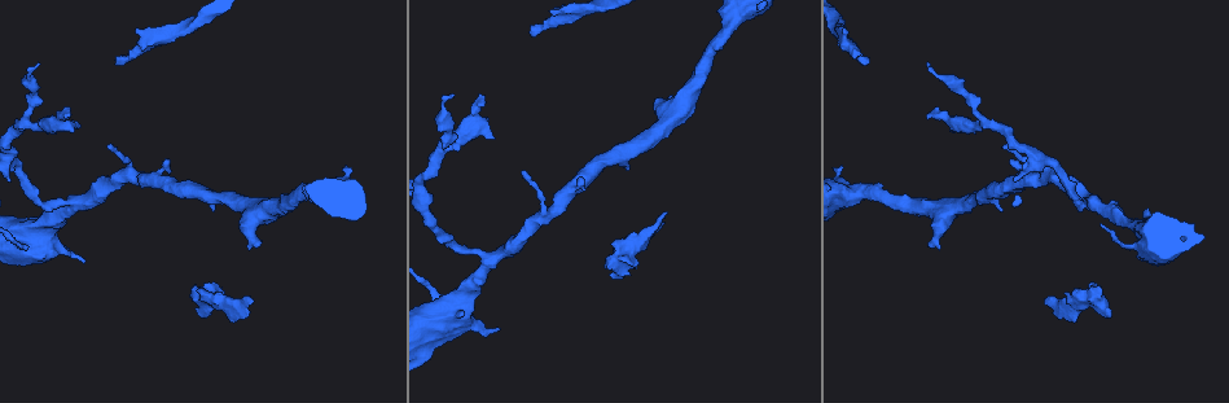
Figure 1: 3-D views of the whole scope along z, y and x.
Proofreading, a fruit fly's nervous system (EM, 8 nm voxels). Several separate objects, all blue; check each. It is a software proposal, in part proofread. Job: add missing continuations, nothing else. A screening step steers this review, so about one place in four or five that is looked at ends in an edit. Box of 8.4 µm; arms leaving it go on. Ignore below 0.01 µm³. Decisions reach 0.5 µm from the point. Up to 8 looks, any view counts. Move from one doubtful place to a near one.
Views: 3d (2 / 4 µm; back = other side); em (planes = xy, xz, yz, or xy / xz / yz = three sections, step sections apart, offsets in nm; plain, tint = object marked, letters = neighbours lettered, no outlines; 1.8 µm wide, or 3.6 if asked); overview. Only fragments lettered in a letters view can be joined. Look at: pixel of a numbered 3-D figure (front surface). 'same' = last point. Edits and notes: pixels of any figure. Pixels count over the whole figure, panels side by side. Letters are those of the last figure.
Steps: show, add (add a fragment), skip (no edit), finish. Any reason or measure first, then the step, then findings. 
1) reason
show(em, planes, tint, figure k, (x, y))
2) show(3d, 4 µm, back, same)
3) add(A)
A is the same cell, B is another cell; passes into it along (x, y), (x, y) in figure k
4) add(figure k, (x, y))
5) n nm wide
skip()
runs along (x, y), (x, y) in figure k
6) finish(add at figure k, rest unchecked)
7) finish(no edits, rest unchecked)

branch stops here
show(3d, 2 µm, figure 1, (608, 267))

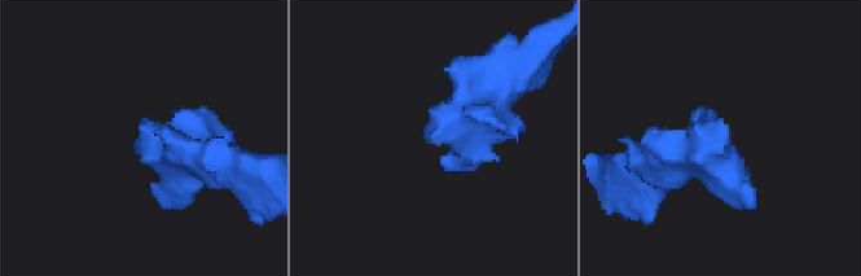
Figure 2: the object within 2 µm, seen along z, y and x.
show(em, planes, letters, figure 2, (722, 123))

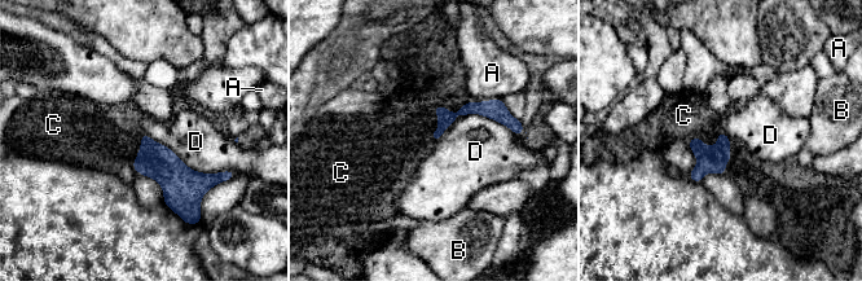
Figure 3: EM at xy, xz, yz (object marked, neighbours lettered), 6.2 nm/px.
add(C)
C is the same cell, A, B and D are other cells; passes into it along (445, 118), (434, 108), (400, 130) in figure 3; it goes on there

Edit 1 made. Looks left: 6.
an open end
show(3d, 2 µm, figure 1, (927, 113))

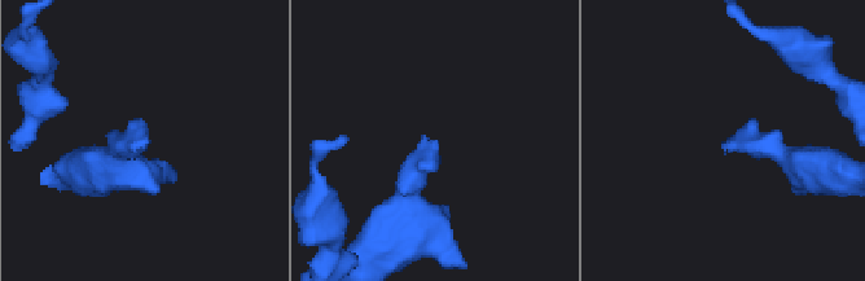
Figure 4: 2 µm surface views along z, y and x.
now the EM
show(em, xy, step 16, letters, figure 4, (429, 139))

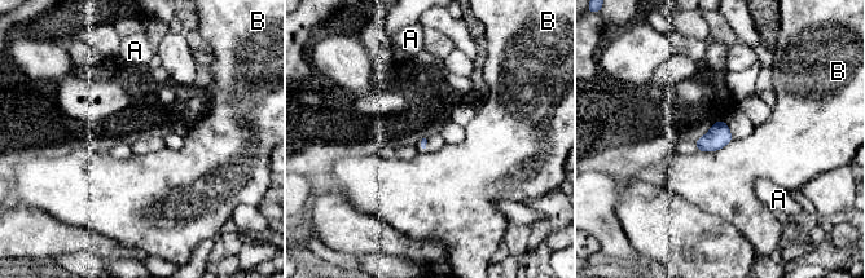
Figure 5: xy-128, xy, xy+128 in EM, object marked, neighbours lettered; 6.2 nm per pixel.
show(em, xz, step 4, letters, same)

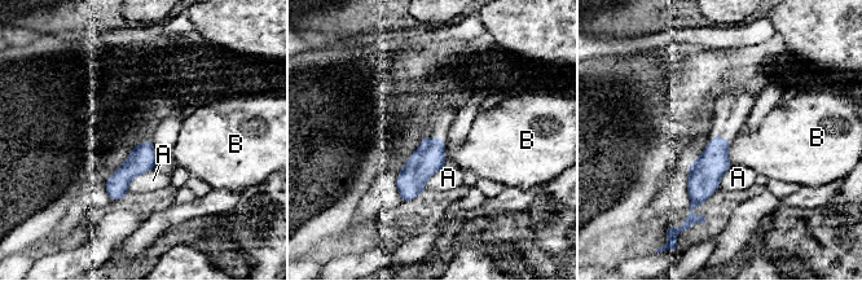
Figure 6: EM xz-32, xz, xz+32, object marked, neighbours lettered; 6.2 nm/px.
A touches over 240 nm
skip()
A and B are other cells; border along (729, 145), (728, 154), (731, 165) in figure 6; no lettered fragment goes on from it

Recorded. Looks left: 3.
side arm on a straight run
show(3d, 2 µm, back, figure 1, (1092, 202))

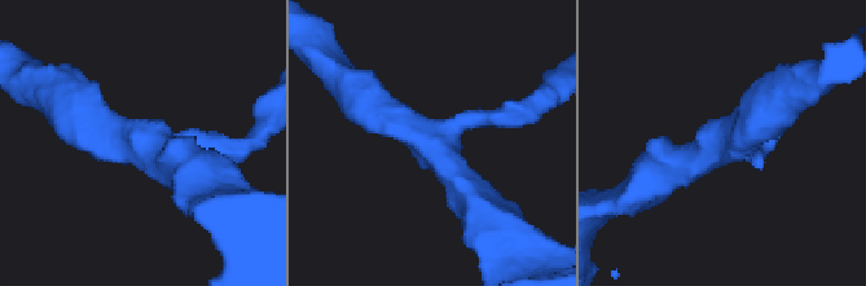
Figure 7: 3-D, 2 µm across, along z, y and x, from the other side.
show(em, xy, step 16, tint, figure 7, (429, 143))

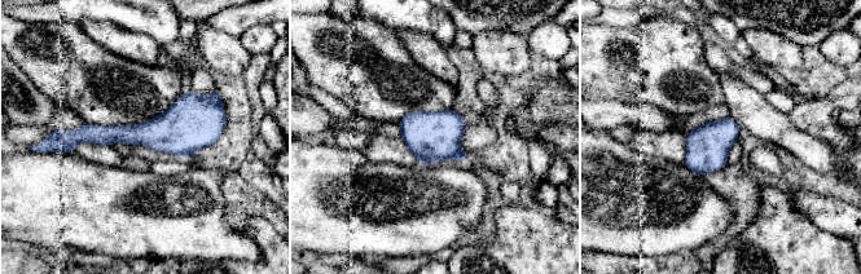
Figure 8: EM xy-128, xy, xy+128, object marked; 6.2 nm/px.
show(em, planes, letters, same)

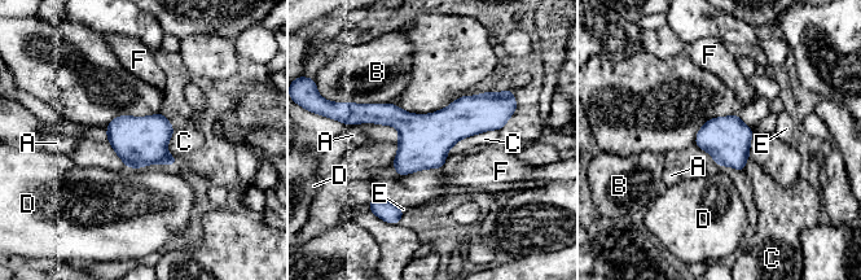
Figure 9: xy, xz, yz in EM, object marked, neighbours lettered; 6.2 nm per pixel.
3 arms; arms of 170, 280, 300 nm
skip()
A, B, C, D, E and F are other cells; no lettered fragment goes on from it

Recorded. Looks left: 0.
finish(add at figure 3, rest unchecked)

